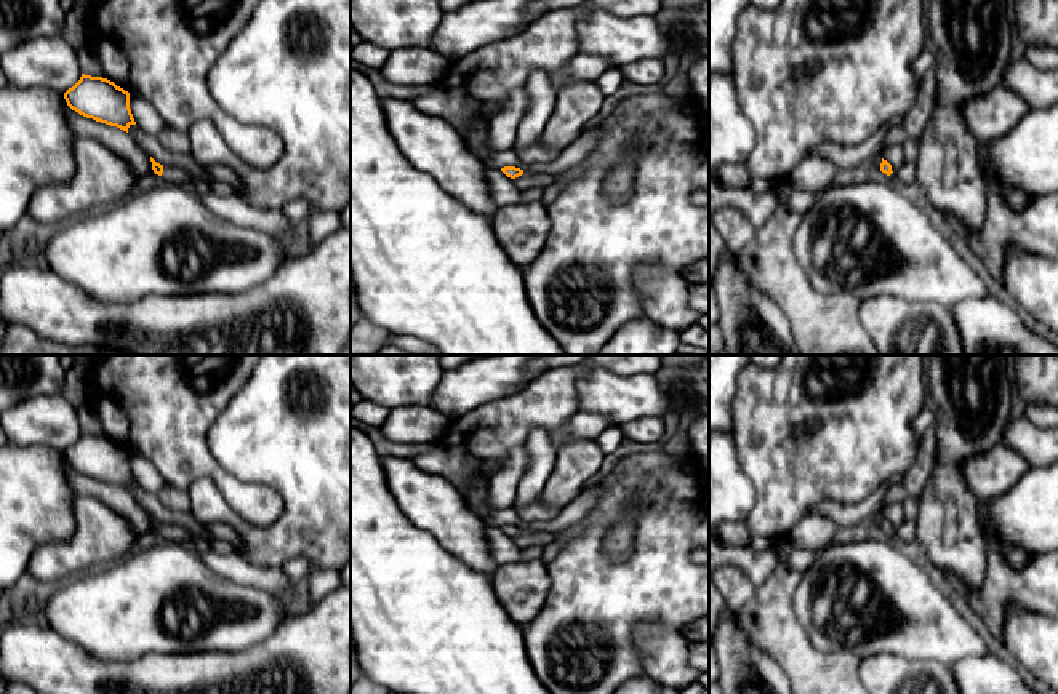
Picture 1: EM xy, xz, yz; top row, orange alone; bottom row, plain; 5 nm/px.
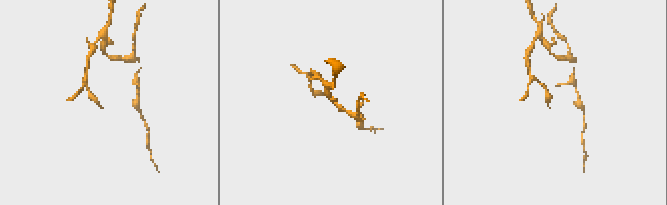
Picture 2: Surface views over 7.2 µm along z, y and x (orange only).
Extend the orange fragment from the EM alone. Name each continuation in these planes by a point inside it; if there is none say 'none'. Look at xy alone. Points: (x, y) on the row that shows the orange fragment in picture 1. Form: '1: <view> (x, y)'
1: xy (183, 173)

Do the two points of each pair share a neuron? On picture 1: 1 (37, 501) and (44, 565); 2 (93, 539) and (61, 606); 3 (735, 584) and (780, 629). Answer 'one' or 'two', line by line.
1: two
2: two
3: two

